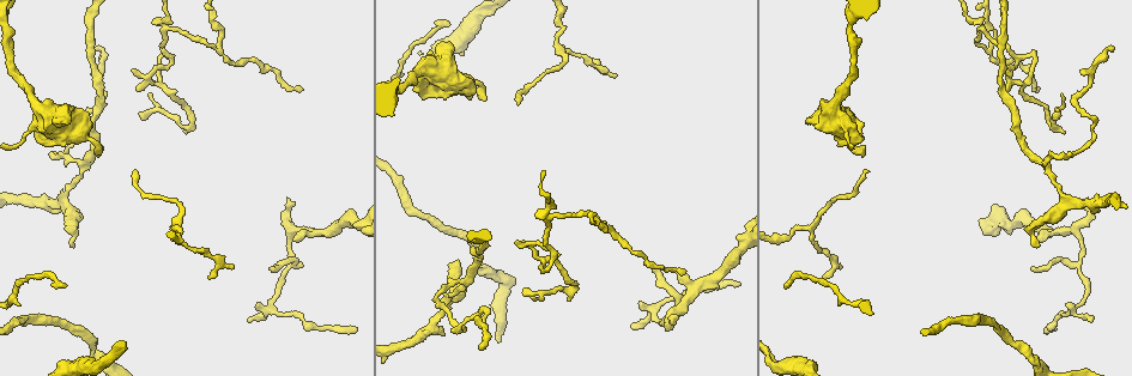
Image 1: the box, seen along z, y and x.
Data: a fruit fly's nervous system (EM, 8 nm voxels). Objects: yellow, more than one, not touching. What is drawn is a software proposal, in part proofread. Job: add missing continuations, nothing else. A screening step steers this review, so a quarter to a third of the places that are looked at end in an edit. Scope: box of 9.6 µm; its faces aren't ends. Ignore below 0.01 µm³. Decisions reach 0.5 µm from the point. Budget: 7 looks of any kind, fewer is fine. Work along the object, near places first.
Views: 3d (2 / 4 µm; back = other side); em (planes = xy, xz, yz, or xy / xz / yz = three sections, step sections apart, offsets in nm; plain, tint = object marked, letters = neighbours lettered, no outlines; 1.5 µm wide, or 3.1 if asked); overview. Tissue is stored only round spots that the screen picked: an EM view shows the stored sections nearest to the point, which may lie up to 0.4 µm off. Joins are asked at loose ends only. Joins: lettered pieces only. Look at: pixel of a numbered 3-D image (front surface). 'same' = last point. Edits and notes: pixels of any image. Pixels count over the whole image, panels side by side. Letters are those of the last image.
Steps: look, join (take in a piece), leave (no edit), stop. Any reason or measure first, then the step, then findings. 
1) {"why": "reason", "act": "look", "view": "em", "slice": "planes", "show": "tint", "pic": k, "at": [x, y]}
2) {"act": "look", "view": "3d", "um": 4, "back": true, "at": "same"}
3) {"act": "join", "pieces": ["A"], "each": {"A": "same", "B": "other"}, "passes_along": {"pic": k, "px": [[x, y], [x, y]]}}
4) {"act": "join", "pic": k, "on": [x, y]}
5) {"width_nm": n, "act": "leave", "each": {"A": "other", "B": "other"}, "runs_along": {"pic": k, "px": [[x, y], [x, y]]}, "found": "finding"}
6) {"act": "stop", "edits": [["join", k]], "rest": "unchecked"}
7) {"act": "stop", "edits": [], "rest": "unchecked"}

{"why": "free end", "act": "look", "view": "em", "slice": "yz", "step": 4, "show": "tint", "pic": 1, "at": [100, 154]}

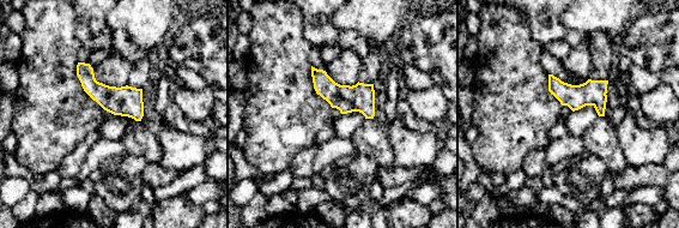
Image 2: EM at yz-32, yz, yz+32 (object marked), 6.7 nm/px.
{"why": "another direction", "act": "look", "view": "em", "slice": "planes", "show": "letters", "at": "same"}

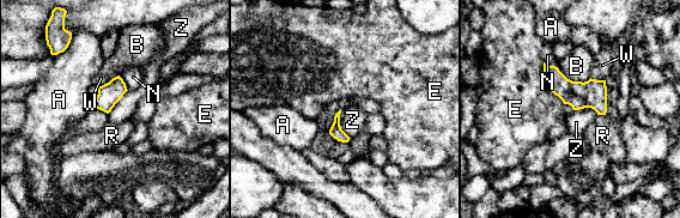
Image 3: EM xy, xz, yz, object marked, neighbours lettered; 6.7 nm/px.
{"act": "leave", "each": {"A": "other", "B": "other", "E": "other", "N": "other", "R": "other", "W": "other", "Z": "other"}, "border": {"pic": 3, "px": [[340, 109], [340, 128], [350, 138]]}, "found": "no lettered piece goes on from it"}

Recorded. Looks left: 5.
{"why": "long arm stops here", "act": "look", "view": "em", "slice": "planes", "show": "letters", "pic": 1, "at": [788, 286]}

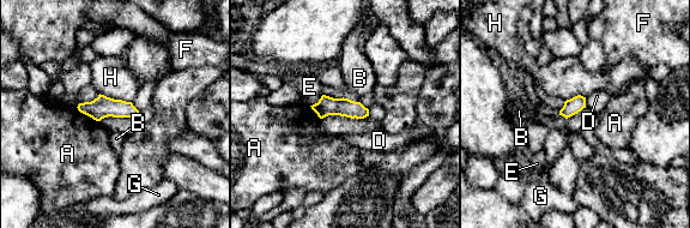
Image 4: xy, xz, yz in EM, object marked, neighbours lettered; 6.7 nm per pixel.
{"width_nm": 110, "act": "leave", "each": {"A": "other", "B": "other", "D": "other", "E": "other", "F": "other", "G": "other", "H": "other"}, "border": {"pic": 4, "px": [[343, 97], [358, 102]]}, "found": "none of them fits"}

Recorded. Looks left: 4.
{"why": "thin end", "act": "look", "view": "em", "slice": "planes", "show": "letters", "pic": 1, "at": [840, 266]}

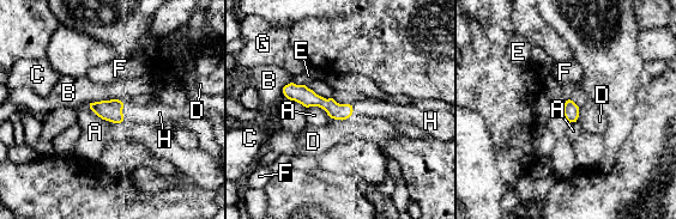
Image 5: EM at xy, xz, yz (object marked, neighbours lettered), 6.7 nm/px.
{"act": "join", "pieces": ["H"], "each": {"A": "other", "B": "other", "C": "other", "D": "other", "E": "other", "F": "other", "G": "other", "H": "same"}, "found": "it goes on there"}

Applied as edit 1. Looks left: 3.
{"act": "stop", "edits": [["join", 5]], "rest": "unchecked"}

